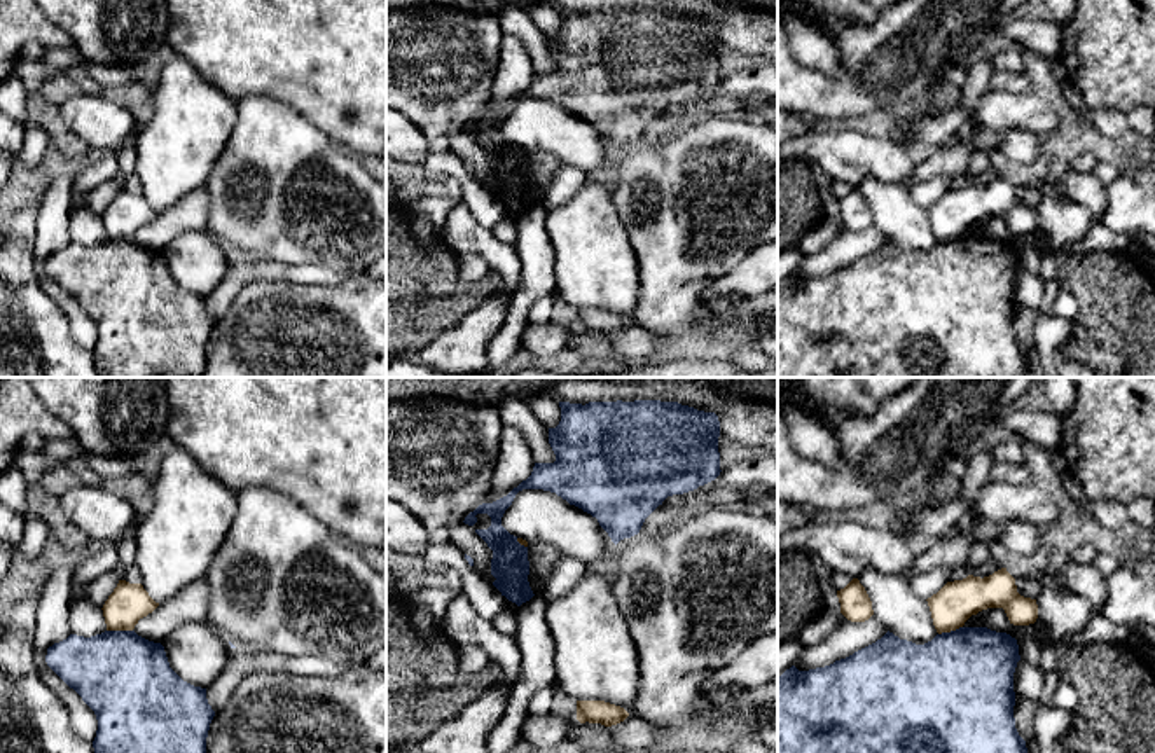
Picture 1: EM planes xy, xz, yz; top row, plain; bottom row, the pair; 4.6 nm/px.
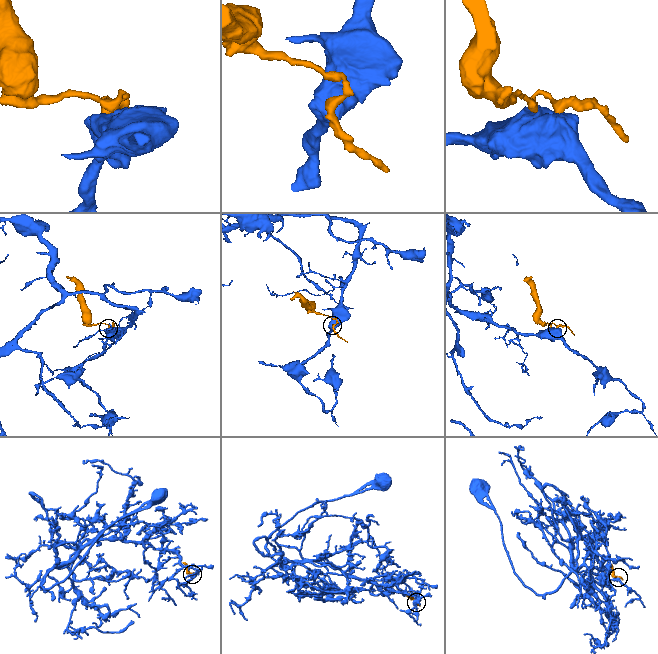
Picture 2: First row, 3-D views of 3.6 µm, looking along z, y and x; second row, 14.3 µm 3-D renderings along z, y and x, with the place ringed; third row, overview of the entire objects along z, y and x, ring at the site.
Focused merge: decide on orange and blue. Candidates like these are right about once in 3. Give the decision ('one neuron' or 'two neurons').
two neurons

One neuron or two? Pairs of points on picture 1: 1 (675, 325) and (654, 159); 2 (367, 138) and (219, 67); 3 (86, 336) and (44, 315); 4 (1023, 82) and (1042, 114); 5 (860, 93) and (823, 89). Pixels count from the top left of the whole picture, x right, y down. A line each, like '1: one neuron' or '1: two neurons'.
1: one neuron
2: one neuron
3: two neurons
4: two neurons
5: one neuron

